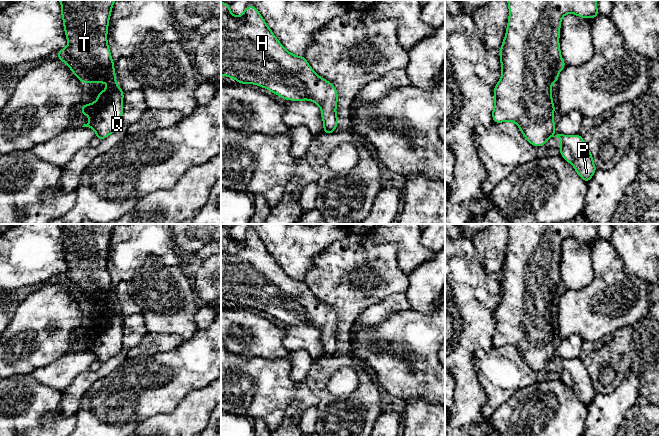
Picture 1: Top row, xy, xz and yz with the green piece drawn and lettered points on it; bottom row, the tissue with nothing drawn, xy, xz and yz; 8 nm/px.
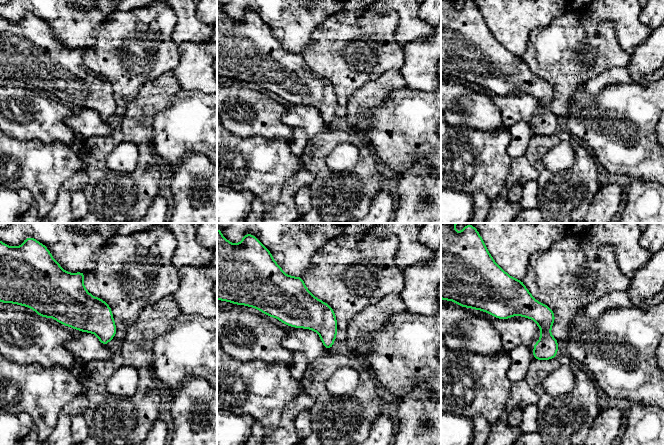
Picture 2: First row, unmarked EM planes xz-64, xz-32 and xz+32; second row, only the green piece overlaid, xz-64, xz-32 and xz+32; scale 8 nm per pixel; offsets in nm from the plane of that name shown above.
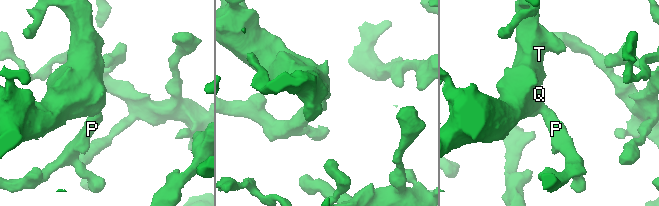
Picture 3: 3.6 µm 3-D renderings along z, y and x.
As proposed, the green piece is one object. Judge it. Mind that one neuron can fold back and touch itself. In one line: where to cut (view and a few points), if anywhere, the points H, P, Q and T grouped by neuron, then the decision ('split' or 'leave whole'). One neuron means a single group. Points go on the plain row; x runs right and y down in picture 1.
no cut; H P Q T; leave whole

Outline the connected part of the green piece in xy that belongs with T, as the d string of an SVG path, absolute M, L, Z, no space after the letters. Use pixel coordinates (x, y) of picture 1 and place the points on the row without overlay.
M59 224L62 234L61 234L61 240L63 242L63 249L64 249L64 255L65 259L68 265L68 270L64 273L61 273L57 276L58 283L63 285L65 288L68 289L68 291L72 294L73 298L79 303L81 307L108 307L109 310L104 314L101 315L97 318L98 324L92 326L90 329L86 328L86 325L84 329L81 331L80 339L85 338L90 342L90 346L87 348L84 348L82 351L88 351L92 352L96 356L96 361L102 365L106 361L108 361L110 358L114 357L117 355L121 348L122 348L122 336L123 336L123 321L124 321L124 316L123 314L119 311L119 309L116 307L116 298L114 294L114 285L111 281L110 273L107 267L107 256L108 256L108 248L109 248L109 243L112 235L113 228L116 224Z

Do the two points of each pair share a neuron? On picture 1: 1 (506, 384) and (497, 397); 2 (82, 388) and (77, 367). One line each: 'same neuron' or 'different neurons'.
1: same neuron
2: different neurons

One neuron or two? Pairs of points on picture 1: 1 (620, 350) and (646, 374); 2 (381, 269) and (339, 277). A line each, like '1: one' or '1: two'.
1: one
2: one

